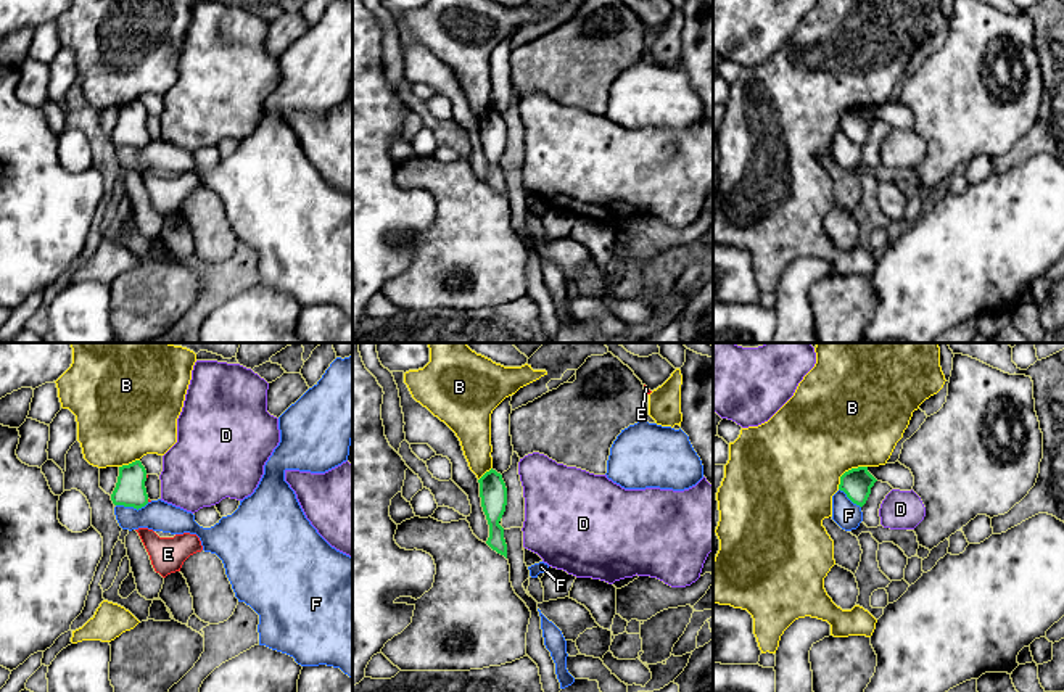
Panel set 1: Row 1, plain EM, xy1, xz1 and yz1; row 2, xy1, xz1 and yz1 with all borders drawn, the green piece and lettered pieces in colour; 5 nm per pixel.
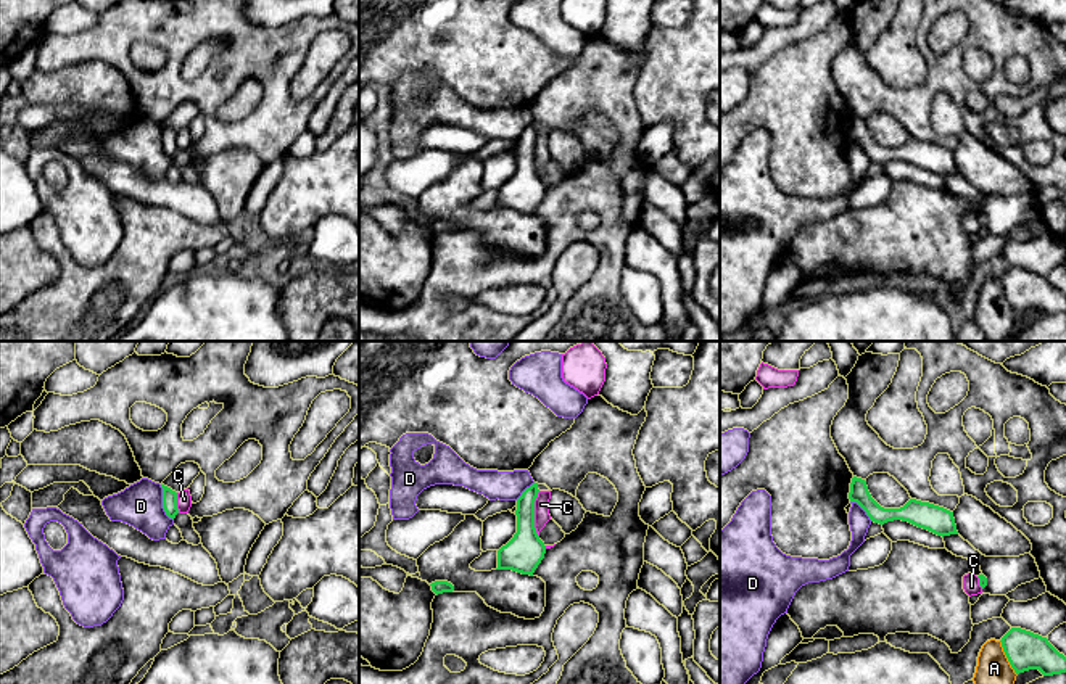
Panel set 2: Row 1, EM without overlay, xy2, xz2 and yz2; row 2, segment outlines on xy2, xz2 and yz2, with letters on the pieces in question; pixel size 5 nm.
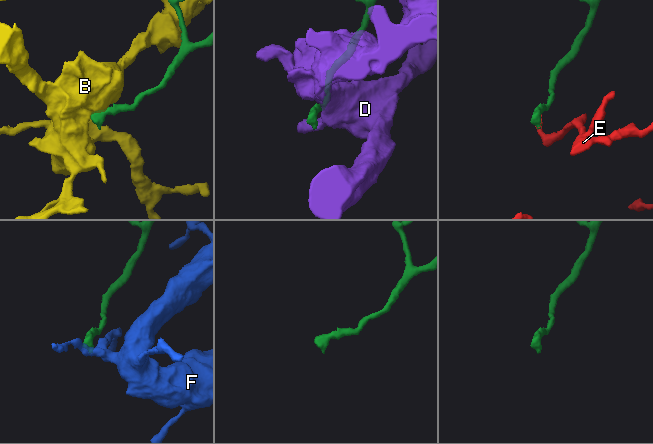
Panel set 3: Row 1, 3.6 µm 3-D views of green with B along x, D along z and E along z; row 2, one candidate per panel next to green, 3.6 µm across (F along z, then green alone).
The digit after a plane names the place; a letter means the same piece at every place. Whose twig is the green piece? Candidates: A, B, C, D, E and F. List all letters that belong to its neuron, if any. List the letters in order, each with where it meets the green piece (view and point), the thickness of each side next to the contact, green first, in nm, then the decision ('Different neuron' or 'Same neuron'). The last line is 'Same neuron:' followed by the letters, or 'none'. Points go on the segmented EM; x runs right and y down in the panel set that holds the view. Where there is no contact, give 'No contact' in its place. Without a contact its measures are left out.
A: Touches green at yz2 (1007, 657). Thickness 190 nm (green) against 160 nm. Different neuron
B: Touches green at yz1 (849, 470). Thickness 150 nm (green) against 500 nm. Different neuron
C: Touches green at xz2 (533, 514). Thickness 190 nm (green) against 80 nm. Different neuron
D: Touches green at xy2 (163, 502). Thickness 80 nm (green) against 220 nm. Different neuron
E: No contact. Same neuron
F: Touches green at xy1 (132, 506). Thickness 150 nm (green) against 160 nm. Different neuron
Same neuron: E

